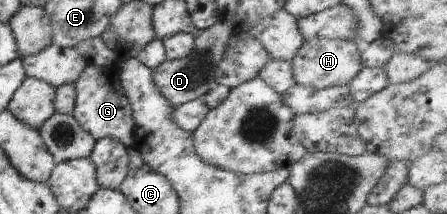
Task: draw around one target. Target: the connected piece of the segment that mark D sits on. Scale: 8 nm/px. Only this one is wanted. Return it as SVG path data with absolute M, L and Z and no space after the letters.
M221 18L214 26L195 34L194 48L188 56L183 56L179 60L166 60L160 66L150 69L158 92L164 96L164 100L170 106L178 107L186 102L199 99L208 90L216 88L216 68L232 40L233 27L230 22Z

